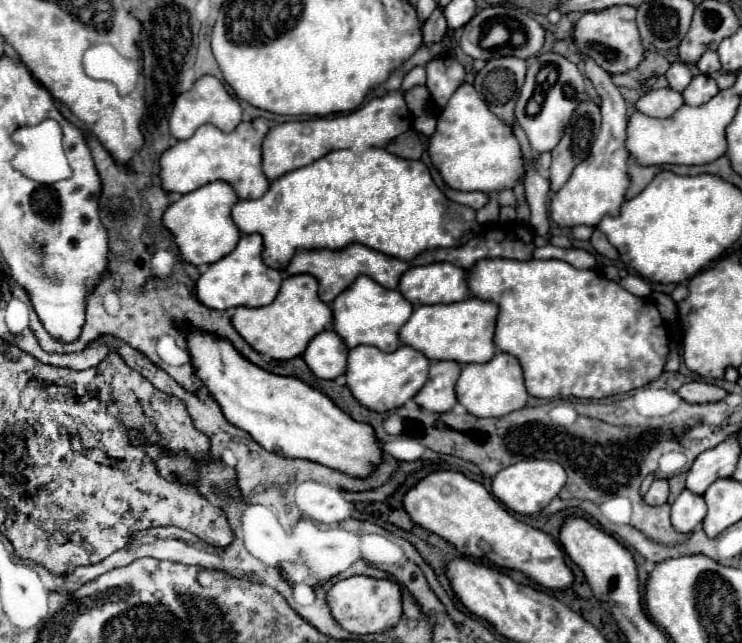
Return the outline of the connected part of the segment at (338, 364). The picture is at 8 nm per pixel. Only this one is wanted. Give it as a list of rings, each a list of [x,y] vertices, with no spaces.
[[[323,330],[309,342],[301,358],[317,378],[333,380],[345,372],[347,346],[333,330]]]

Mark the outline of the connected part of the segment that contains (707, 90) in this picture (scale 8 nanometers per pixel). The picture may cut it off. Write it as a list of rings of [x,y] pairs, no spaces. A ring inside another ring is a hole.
[[[695,76],[691,80],[691,84],[683,90],[683,98],[685,98],[685,104],[689,106],[699,106],[699,104],[705,104],[709,102],[713,96],[719,94],[719,88],[717,88],[717,82],[711,78],[711,76]]]

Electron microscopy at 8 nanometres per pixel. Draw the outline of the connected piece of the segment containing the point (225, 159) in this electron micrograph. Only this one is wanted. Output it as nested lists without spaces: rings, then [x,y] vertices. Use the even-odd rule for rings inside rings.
[[[257,118],[251,122],[241,122],[233,132],[225,134],[219,128],[205,124],[191,138],[179,140],[167,152],[163,152],[161,164],[161,188],[165,192],[187,194],[209,182],[221,180],[233,186],[241,200],[261,198],[269,190],[269,180],[261,170],[261,140],[269,132],[269,122]]]

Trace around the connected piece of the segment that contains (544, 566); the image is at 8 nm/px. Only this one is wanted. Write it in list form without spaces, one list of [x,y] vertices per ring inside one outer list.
[[[443,470],[429,474],[405,494],[403,504],[415,524],[453,544],[461,556],[473,556],[505,570],[519,570],[543,588],[567,590],[575,586],[575,576],[565,564],[561,546],[547,532],[515,520],[483,484],[469,480],[461,472]]]

